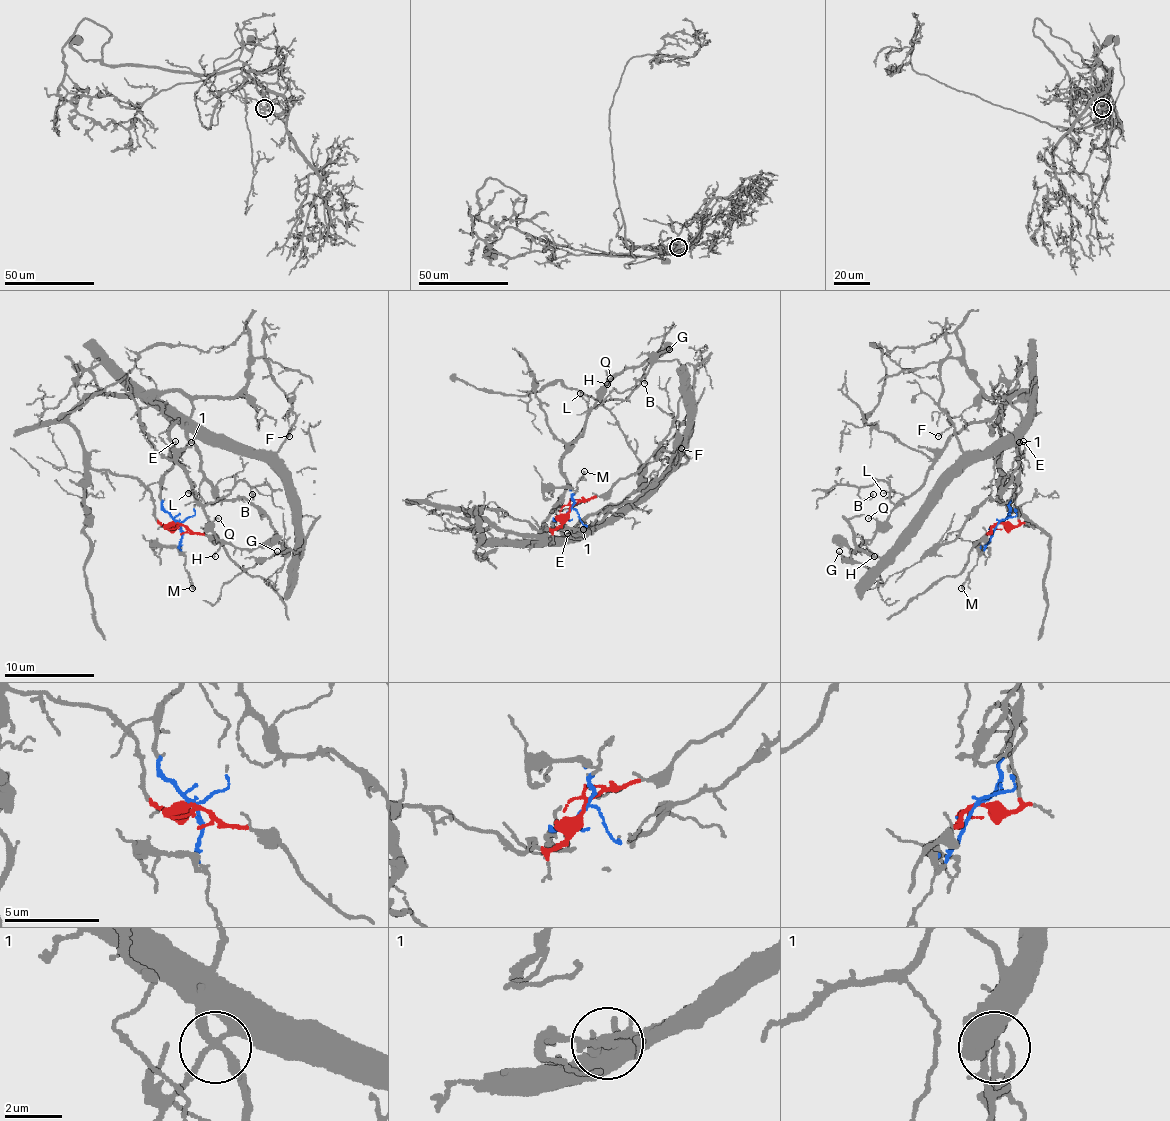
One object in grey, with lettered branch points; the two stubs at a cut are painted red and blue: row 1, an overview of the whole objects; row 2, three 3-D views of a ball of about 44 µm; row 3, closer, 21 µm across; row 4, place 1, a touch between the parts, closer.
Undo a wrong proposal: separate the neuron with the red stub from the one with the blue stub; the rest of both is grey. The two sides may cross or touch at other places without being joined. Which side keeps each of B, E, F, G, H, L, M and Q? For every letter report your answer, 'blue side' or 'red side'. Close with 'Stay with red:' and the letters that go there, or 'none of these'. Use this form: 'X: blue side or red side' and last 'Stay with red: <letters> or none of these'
B: red side
E: blue side
F: blue side
G: blue side
H: red side
L: red side
M: blue side
Q: red side
Stay with red: B, H, L, Q

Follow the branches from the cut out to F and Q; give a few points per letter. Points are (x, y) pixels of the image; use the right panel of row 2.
F: (999, 523), (1010, 509), (1008, 502), (1015, 493), (1019, 439), (967, 453), (951, 425), (938, 437)
Q: (999, 523), (1019, 523), (1019, 486), (999, 471), (999, 410), (1021, 394), (967, 423), (881, 523), (868, 518)

